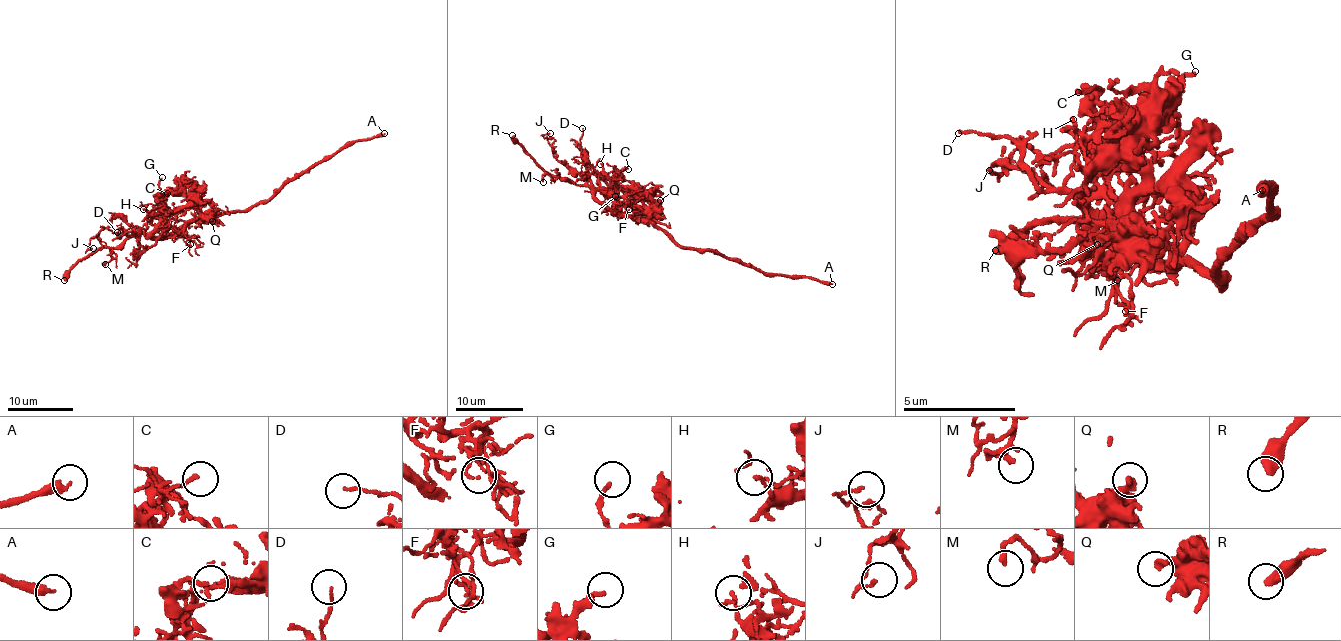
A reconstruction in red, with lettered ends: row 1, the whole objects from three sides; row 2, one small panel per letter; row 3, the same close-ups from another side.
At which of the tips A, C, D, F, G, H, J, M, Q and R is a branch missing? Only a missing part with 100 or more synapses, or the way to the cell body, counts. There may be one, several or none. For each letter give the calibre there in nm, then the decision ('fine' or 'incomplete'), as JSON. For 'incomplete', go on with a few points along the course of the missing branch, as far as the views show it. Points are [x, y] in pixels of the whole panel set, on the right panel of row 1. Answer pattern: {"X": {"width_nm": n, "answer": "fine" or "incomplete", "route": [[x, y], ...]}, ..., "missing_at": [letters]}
{"A": {"width_nm": 360, "answer": "incomplete", "route": [[1262, 190], [1268, 132], [1267, 88], [1292, 54], [1279, 22], [1284, 17]]}, "C": {"width_nm": 150, "answer": "fine"}, "D": {"width_nm": 110, "answer": "fine"}, "F": {"width_nm": 120, "answer": "fine"}, "G": {"width_nm": 160, "answer": "fine"}, "H": {"width_nm": 130, "answer": "fine"}, "J": {"width_nm": 90, "answer": "fine"}, "M": {"width_nm": 200, "answer": "fine"}, "Q": {"width_nm": 320, "answer": "fine"}, "R": {"width_nm": 480, "answer": "incomplete"}, "missing_at": ["A", "R"]}

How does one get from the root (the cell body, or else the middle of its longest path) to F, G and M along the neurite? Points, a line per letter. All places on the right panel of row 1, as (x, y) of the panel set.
F: (1193, 260), (1148, 255), (1122, 229), (1114, 235), (1110, 275), (1116, 281), (1117, 301), (1125, 311)
G: (1193, 260), (1170, 257), (1166, 250), (1181, 224), (1183, 200), (1164, 162), (1139, 148), (1129, 128), (1195, 71)
M: (1193, 260), (1131, 244), (1131, 209), (1093, 266), (1117, 280)

